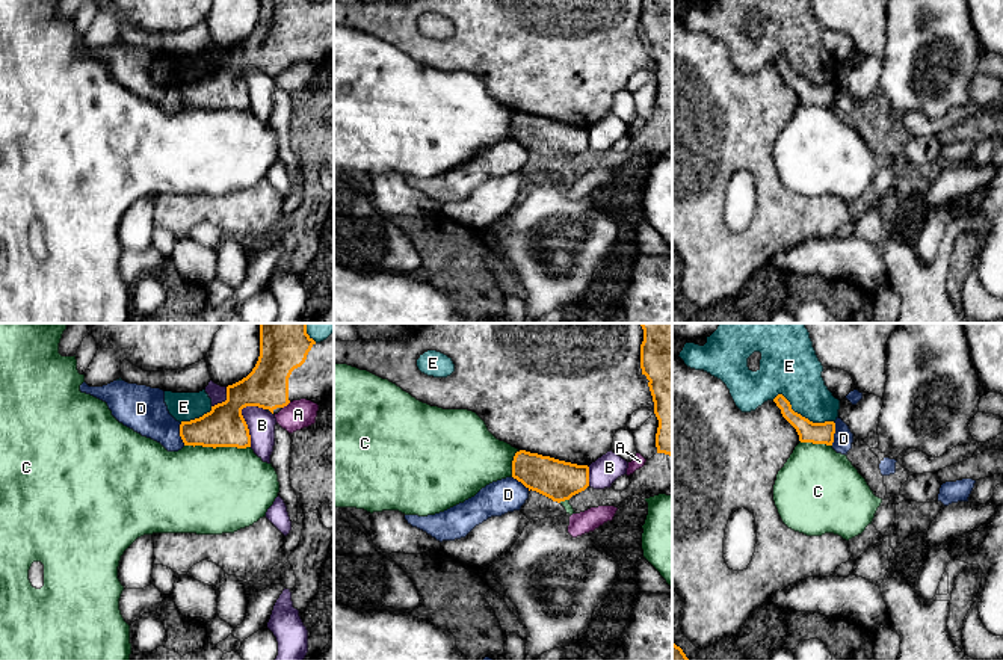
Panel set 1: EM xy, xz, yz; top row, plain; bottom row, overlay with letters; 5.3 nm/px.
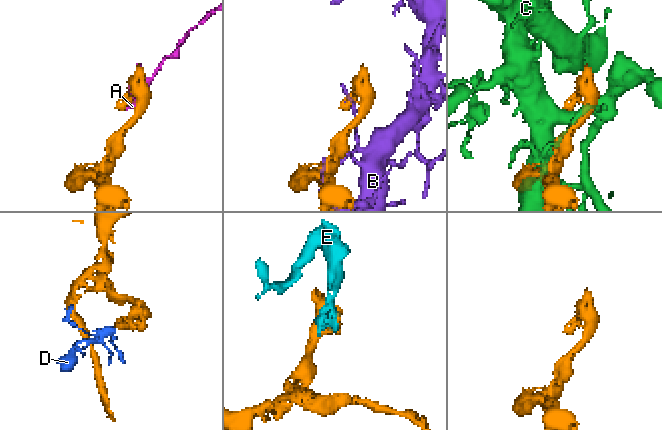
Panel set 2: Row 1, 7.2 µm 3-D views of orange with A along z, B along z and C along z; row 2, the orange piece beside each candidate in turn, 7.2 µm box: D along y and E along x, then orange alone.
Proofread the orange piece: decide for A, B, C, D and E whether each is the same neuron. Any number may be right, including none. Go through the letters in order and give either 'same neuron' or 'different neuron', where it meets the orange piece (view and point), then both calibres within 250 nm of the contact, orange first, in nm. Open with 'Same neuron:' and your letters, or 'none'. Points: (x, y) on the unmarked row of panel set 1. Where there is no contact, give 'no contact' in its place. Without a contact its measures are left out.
Same neuron: none
A: different neuron; contact xy (286, 67); calibres 220 and 160 nm
B: different neuron; contact xy (243, 82); calibres 220 and 140 nm
C: different neuron; contact xy (218, 107); calibres 220 and 460 nm
D: different neuron; contact yz (834, 94); calibres 110 and 110 nm
E: different neuron; contact yz (799, 76); calibres 110 and 300 nm

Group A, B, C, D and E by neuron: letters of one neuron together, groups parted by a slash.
A / B / C / D / E

